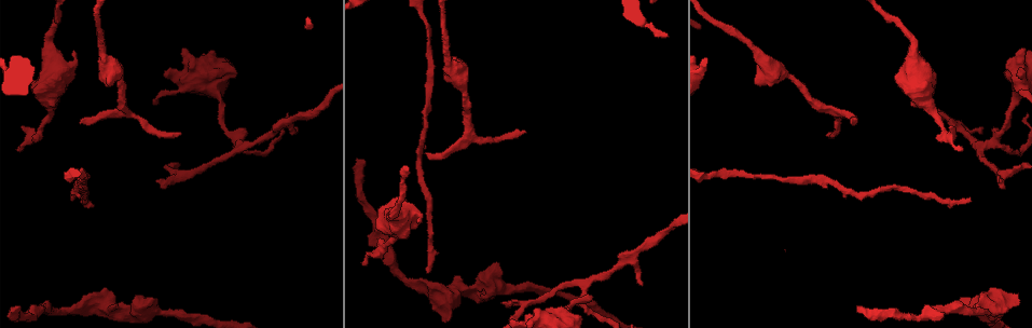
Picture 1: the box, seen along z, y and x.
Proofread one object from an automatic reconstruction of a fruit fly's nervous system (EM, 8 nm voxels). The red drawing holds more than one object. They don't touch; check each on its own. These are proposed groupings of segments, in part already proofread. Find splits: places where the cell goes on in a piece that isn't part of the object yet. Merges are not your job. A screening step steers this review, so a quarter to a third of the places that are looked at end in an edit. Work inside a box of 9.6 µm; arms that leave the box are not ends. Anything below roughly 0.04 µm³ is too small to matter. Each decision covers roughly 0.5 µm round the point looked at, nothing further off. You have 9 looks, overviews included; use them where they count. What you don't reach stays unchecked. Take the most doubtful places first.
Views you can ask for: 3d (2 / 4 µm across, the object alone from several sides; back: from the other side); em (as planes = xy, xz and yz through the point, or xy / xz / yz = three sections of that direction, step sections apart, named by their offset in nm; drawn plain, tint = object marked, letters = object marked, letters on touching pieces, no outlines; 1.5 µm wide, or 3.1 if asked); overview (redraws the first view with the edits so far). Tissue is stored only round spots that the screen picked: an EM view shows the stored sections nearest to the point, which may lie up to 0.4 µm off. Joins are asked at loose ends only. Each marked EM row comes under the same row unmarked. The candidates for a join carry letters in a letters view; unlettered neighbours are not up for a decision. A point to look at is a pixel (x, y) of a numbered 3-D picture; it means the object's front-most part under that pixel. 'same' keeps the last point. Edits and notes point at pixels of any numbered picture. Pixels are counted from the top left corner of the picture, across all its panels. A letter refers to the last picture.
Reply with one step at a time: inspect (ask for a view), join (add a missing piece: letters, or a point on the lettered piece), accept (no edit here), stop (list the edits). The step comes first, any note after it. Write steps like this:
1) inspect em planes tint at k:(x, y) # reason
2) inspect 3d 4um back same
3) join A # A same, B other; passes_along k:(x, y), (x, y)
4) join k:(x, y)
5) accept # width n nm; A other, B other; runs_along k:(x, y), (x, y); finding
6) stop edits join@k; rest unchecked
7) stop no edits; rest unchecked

inspect em yz step 4 letters at 1:(426, 273) # long arm stops here

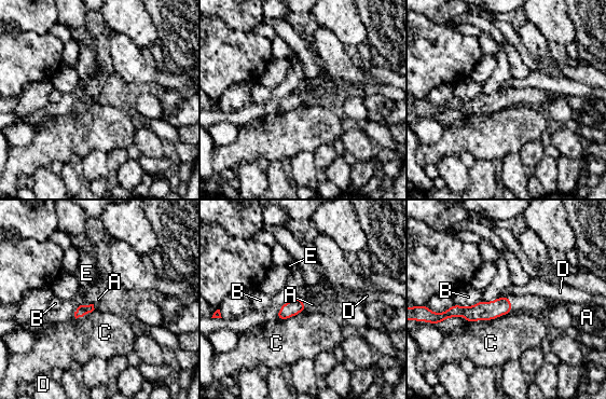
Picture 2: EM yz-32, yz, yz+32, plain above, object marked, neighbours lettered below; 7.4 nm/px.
inspect em planes letters same # cut it another way

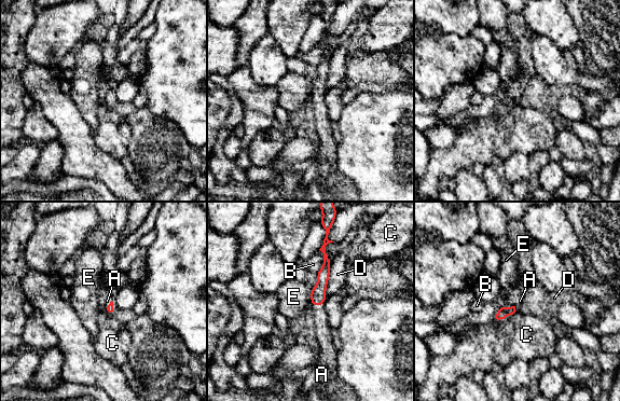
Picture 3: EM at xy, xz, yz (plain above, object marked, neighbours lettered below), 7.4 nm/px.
join A # A same, B other, C other, D other, E other; passes_along 3:(318, 295), (317, 305), (321, 337); the cell continues

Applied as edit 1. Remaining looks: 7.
inspect overview

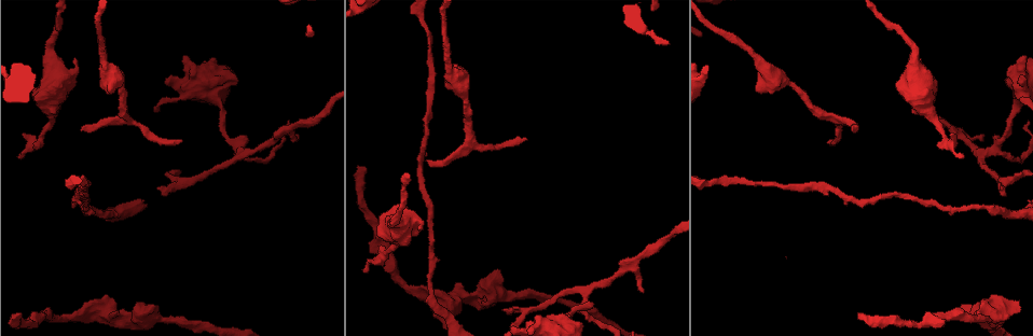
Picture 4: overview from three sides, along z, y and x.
inspect em planes letters at 4:(181, 139) # thin end

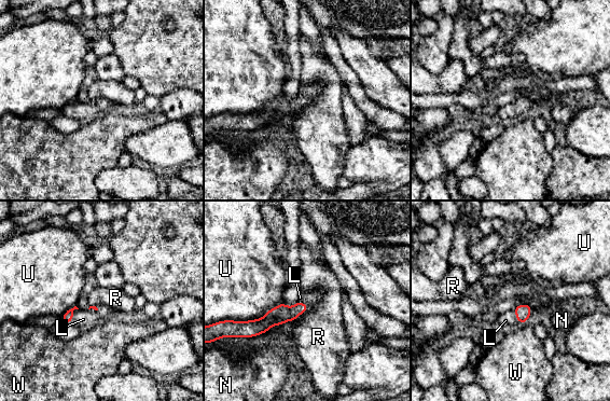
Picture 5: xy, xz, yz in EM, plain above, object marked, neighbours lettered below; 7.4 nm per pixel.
join L # L same, N other, R other, U other, W other; passes_along 5:(67, 317), (72, 315), (83, 319); it goes on there

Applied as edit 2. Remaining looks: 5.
inspect 3d 4um at 4:(920, 59) # thick end

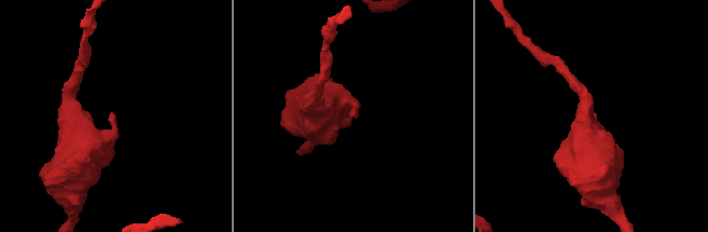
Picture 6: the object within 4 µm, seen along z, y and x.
inspect em planes letters at 6:(111, 113)

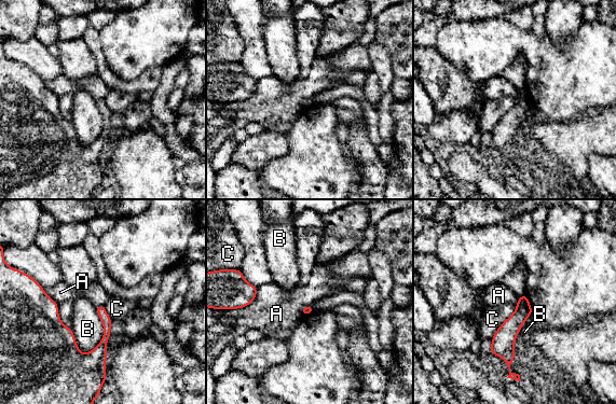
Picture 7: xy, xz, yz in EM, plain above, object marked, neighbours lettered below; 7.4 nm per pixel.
accept # A other, B other, C other; none of them fits

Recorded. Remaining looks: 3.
inspect em xz step 8 letters at 4:(501, 310) # thin end

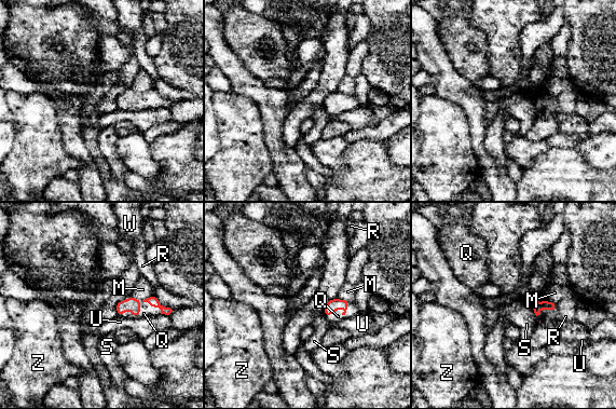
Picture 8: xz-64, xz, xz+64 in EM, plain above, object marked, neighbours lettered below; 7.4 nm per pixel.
join Q # longest_contact Q 200 nm; M other, Q same, R other, S other, U other, W other, Z other; passes_along 8:(332, 303), (337, 308), (352, 311); it goes on there

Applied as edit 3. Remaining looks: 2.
stop edits join@3, join@5, join@8; rest unchecked

